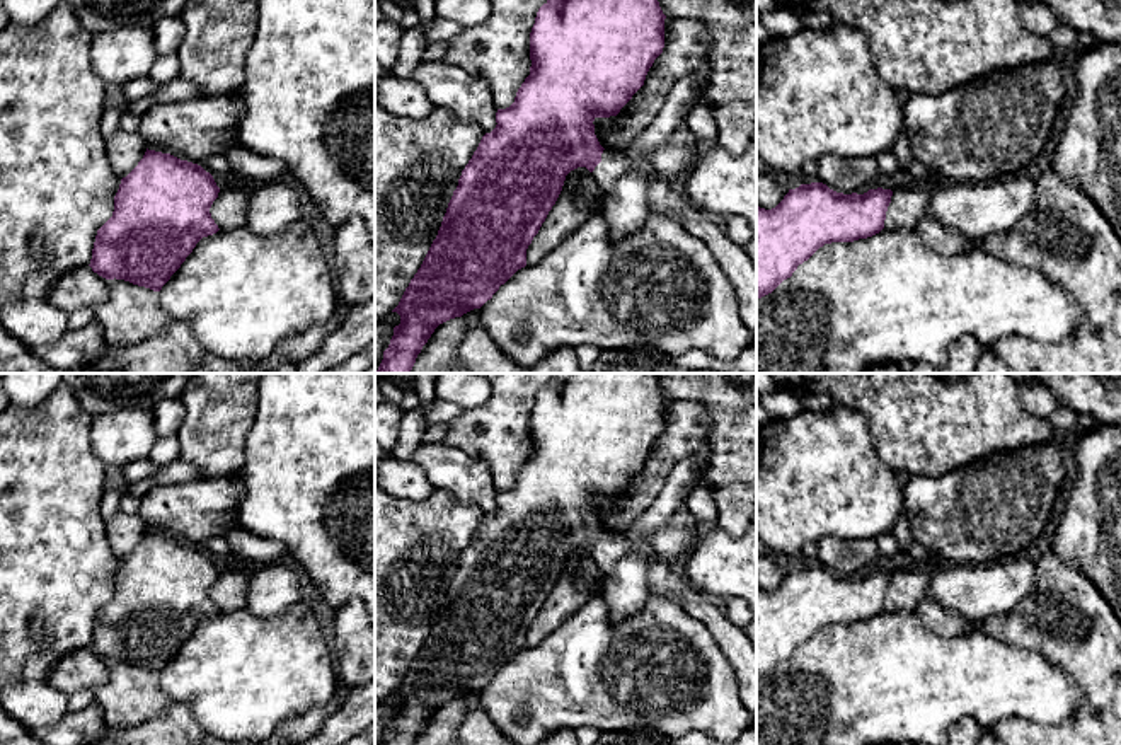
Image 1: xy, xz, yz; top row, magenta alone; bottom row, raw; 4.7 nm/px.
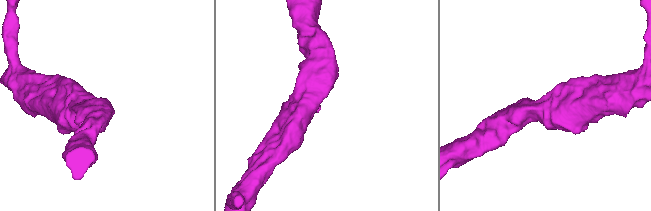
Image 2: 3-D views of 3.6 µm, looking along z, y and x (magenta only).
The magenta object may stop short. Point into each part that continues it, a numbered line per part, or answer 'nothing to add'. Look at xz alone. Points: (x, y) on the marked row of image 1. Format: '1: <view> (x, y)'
1: xz (612, 164)

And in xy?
nothing to add

